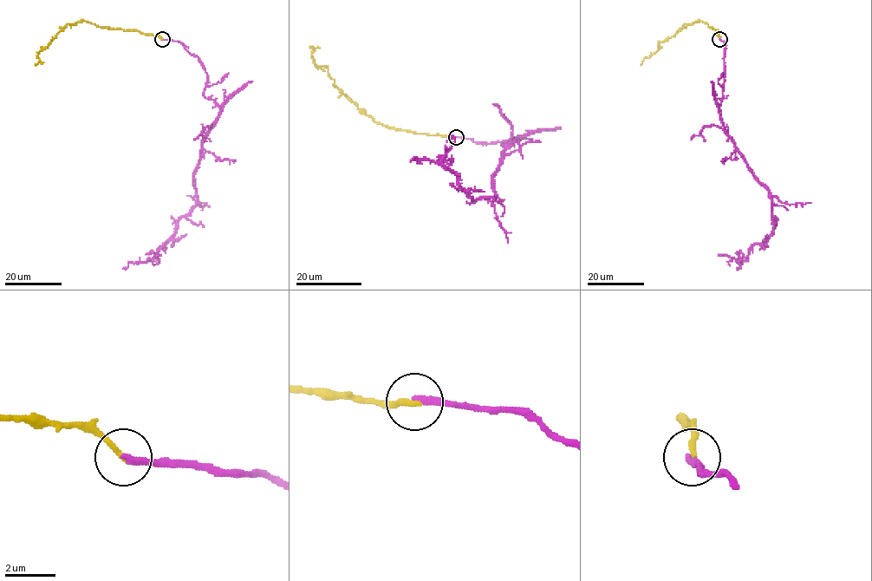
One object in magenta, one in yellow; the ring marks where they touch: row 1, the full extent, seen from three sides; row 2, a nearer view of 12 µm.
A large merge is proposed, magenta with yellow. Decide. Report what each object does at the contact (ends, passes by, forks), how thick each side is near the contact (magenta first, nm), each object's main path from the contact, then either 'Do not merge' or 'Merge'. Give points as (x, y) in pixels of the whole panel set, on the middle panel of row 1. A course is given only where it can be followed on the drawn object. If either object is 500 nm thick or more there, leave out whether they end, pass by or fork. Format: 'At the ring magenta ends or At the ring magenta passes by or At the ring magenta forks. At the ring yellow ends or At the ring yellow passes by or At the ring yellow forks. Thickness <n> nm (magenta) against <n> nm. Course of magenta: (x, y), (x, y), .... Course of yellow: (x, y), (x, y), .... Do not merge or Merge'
At the ring magenta ends. At the ring yellow ends. Thickness 240 nm (magenta) against 240 nm. Course of magenta: (456, 137), (523, 136), (503, 150), (496, 197), (476, 200), (458, 184), (441, 163), (454, 139), (446, 142). Course of yellow: (456, 137), (416, 133), (375, 122), (335, 86), (328, 68), (315, 64), (312, 55), (314, 48), (310, 47). Do not merge

